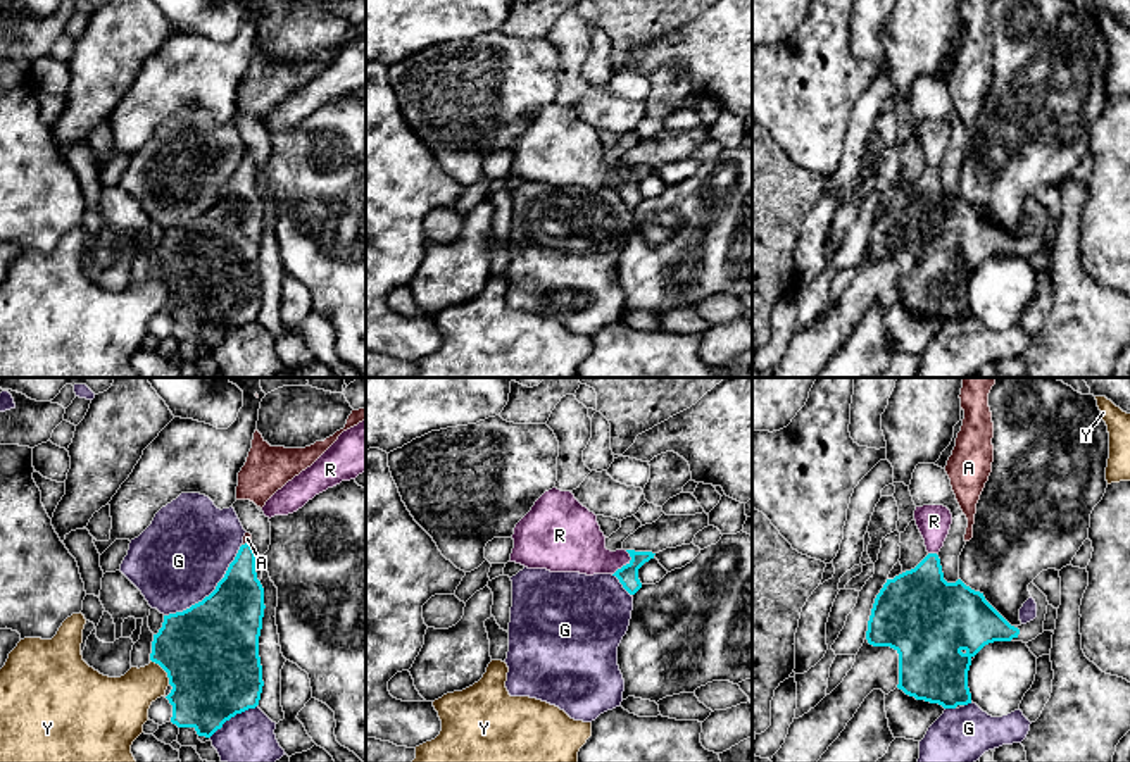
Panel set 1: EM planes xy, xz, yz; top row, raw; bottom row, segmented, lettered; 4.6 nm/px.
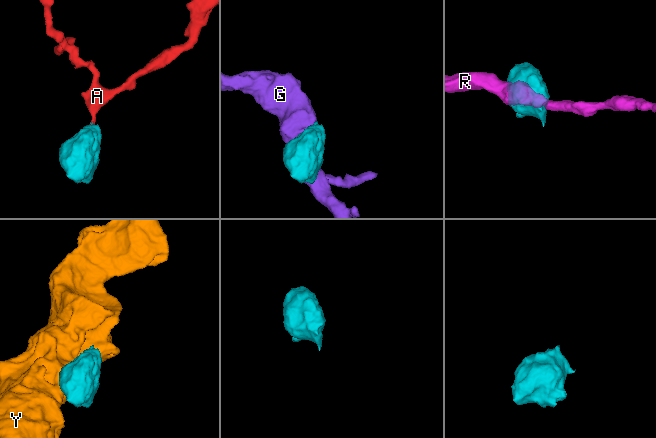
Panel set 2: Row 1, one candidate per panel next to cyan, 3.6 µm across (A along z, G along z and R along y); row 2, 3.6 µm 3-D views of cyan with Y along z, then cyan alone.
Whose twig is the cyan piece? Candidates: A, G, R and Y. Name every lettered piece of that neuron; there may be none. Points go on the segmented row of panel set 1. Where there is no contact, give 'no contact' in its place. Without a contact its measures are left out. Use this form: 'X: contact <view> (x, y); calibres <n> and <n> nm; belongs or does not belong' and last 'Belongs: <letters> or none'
A: contact xy (245, 543); calibres 220 and 50 nm; belongs
G: contact xy (213, 592); calibres 420 and 420 nm; does not belong
R: contact xz (627, 564); calibres 100 and 260 nm; does not belong
Y: contact xy (164, 669); calibres 440 and 240 nm; does not belong
Belongs: A

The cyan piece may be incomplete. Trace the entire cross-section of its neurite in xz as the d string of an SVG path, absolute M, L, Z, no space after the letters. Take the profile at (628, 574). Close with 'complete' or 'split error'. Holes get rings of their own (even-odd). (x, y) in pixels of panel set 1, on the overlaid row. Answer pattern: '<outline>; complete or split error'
M626 550L631 557L631 560L623 565L621 569L618 569L612 576L616 576L619 579L619 583L623 584L623 588L630 593L635 595L640 588L642 583L638 579L638 569L649 562L650 559L654 559L656 553L652 552L635 552L635 550Z; complete

